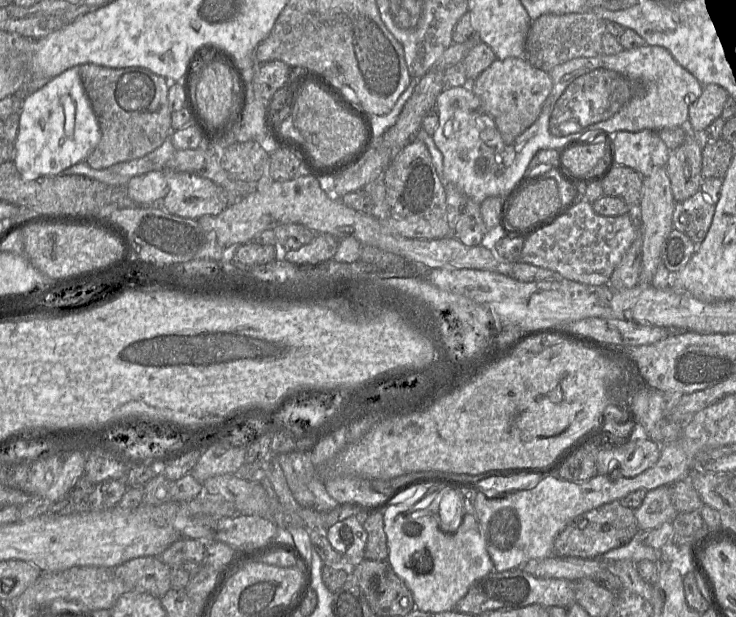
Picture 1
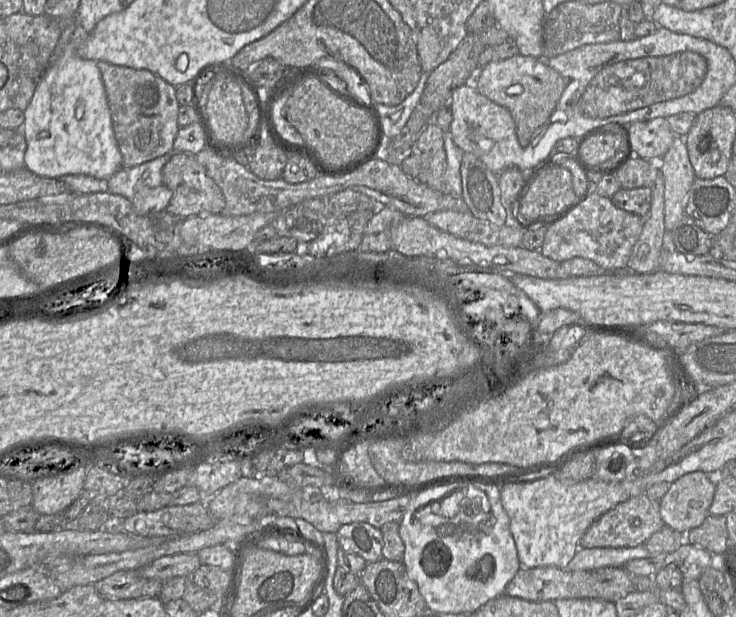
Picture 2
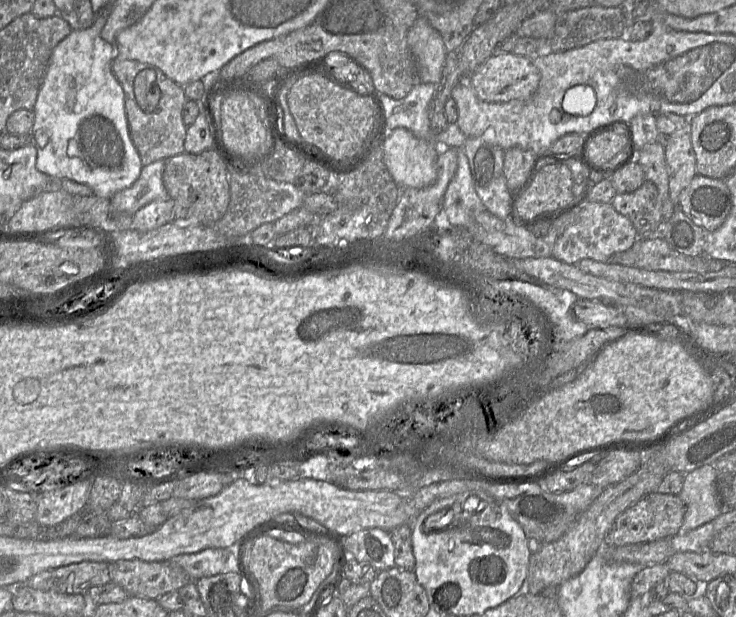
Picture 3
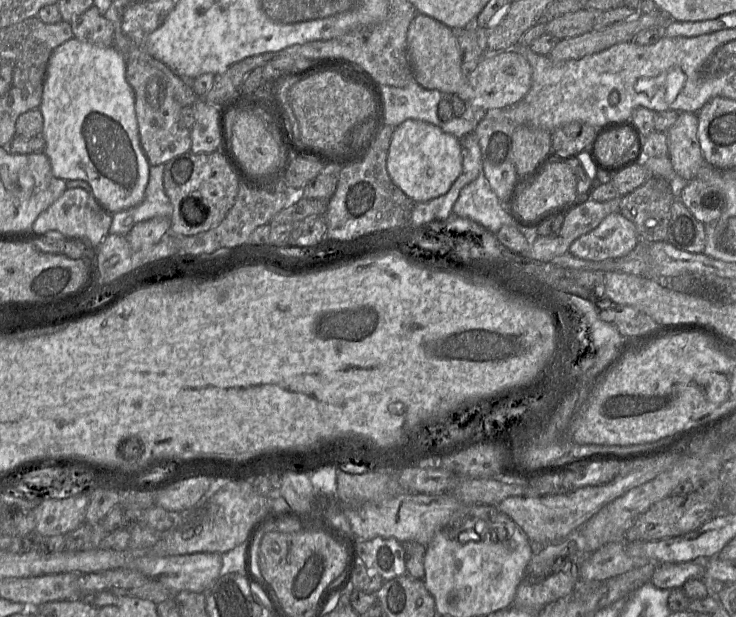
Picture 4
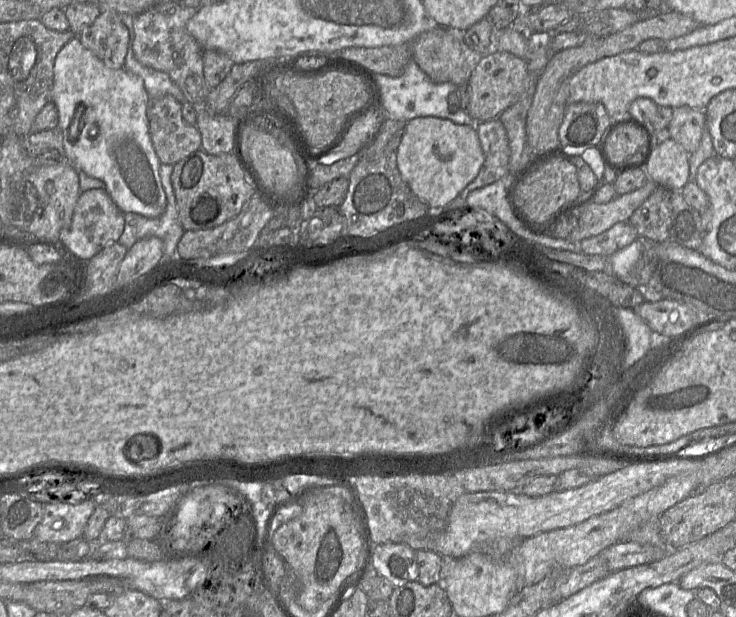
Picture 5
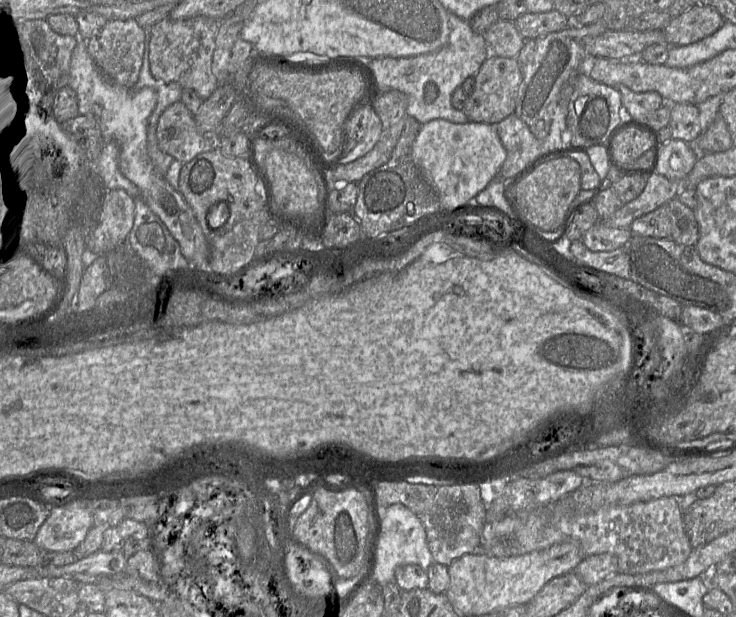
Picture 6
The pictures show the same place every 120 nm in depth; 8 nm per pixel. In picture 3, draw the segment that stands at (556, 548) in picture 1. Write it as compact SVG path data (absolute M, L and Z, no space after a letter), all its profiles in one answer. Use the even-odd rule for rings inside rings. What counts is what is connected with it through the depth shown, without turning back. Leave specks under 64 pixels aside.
M651 492L623 511L605 538L605 546L623 546L670 538L682 532L686 507L679 494Z

